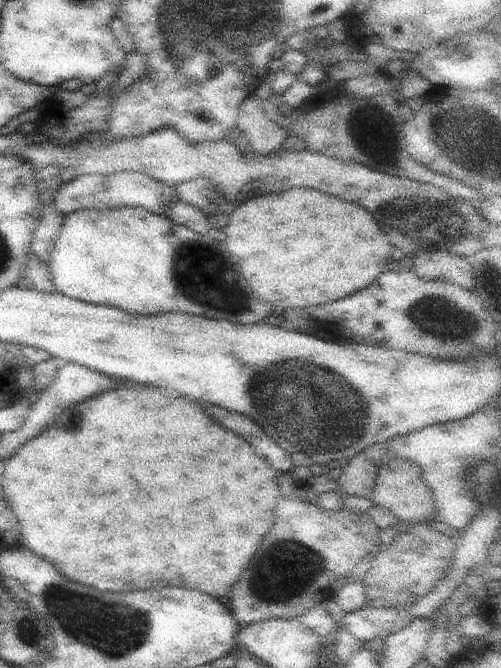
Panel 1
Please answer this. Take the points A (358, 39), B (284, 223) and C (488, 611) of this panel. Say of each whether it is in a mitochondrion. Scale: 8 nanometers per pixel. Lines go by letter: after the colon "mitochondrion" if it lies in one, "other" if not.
A: other
B: other
C: other

